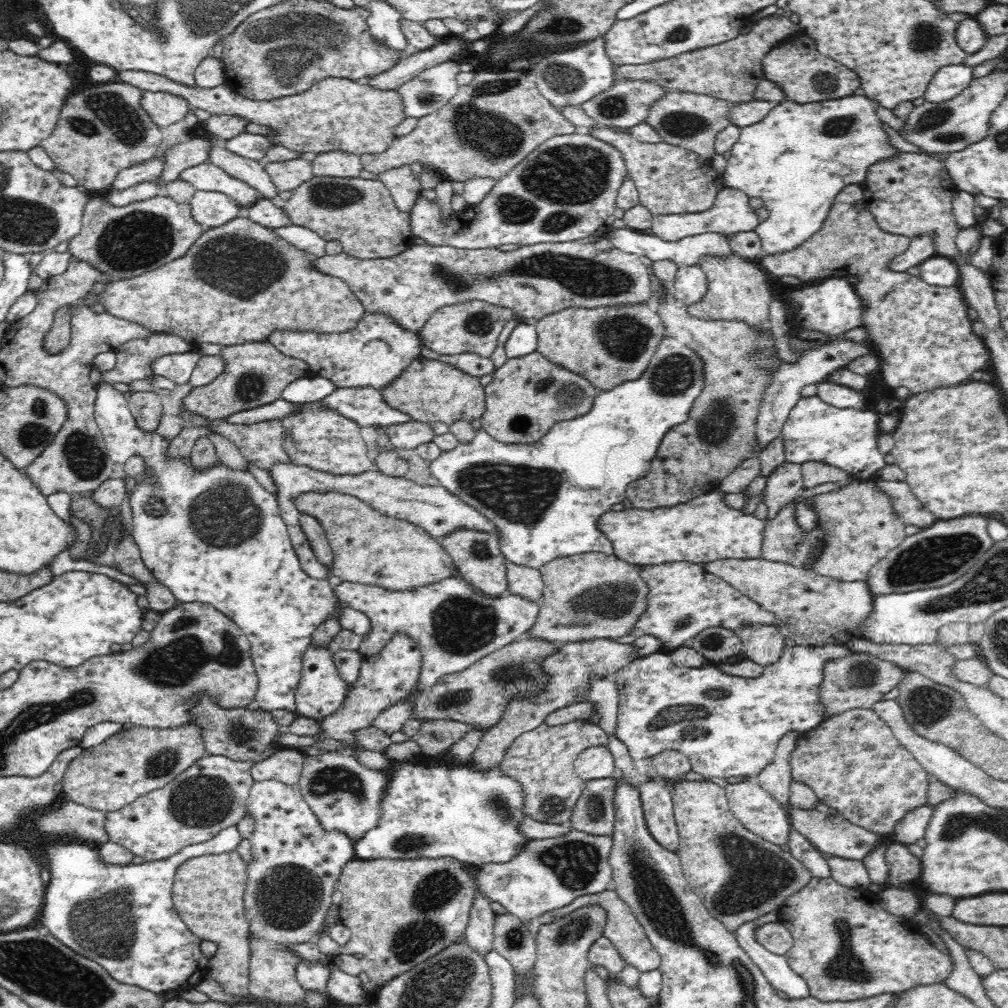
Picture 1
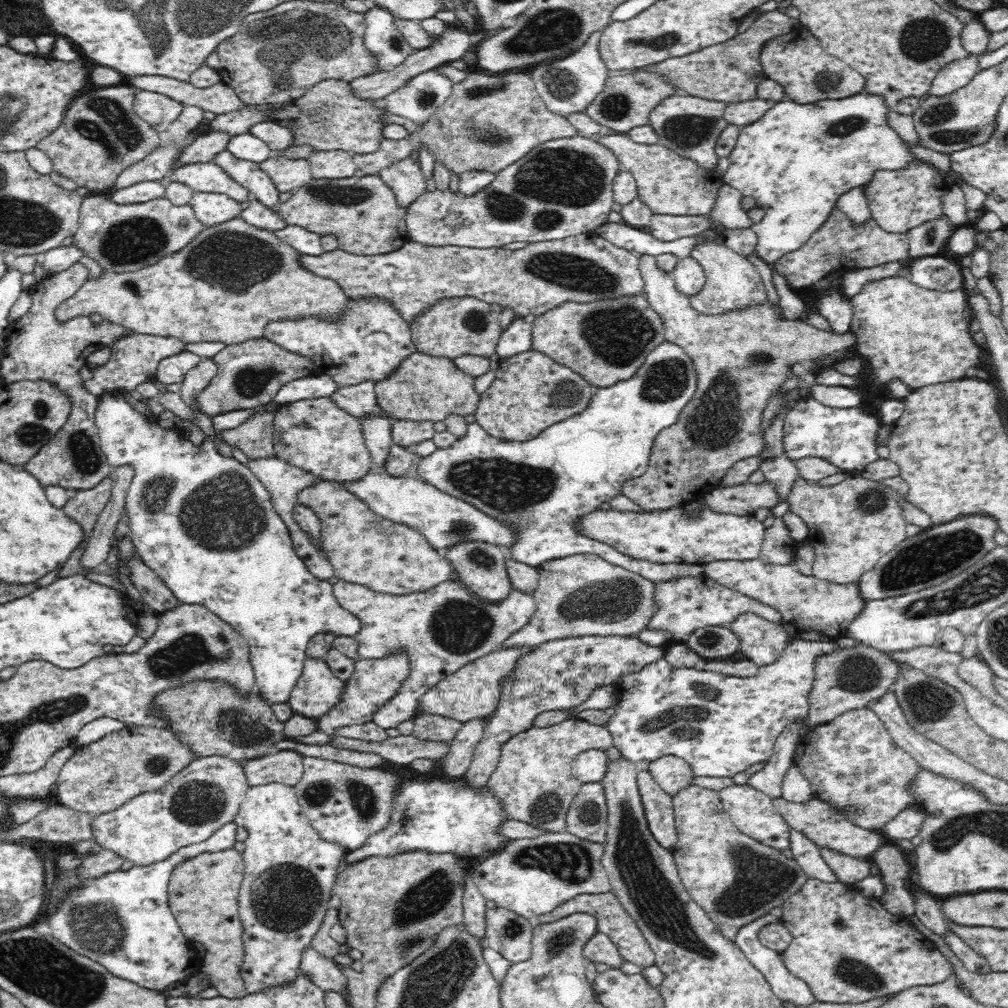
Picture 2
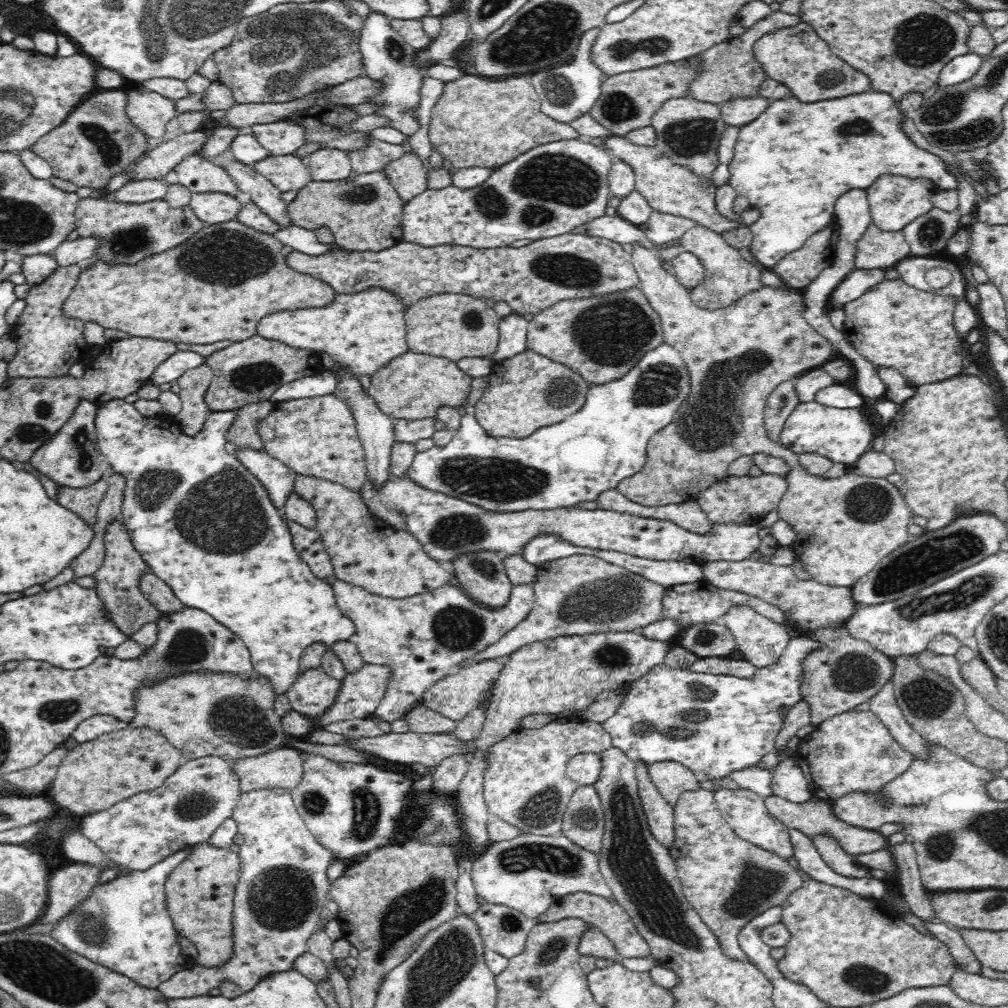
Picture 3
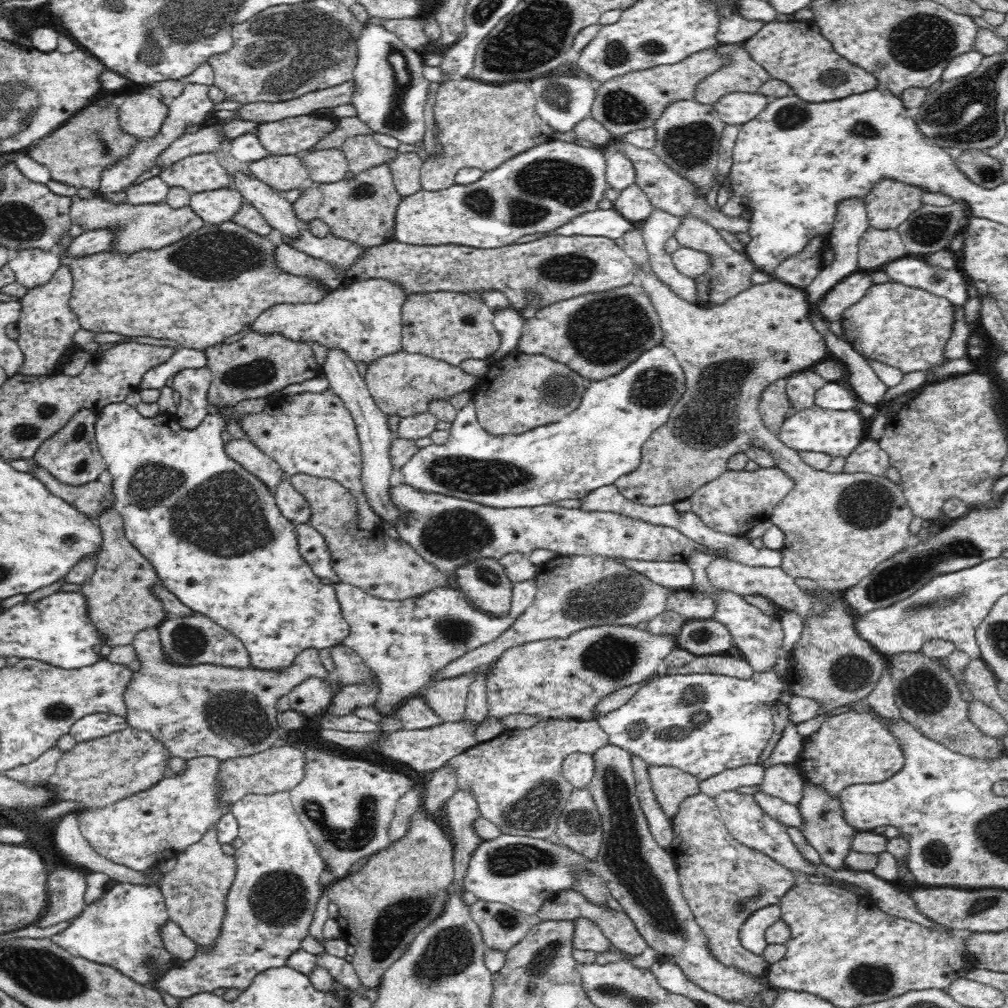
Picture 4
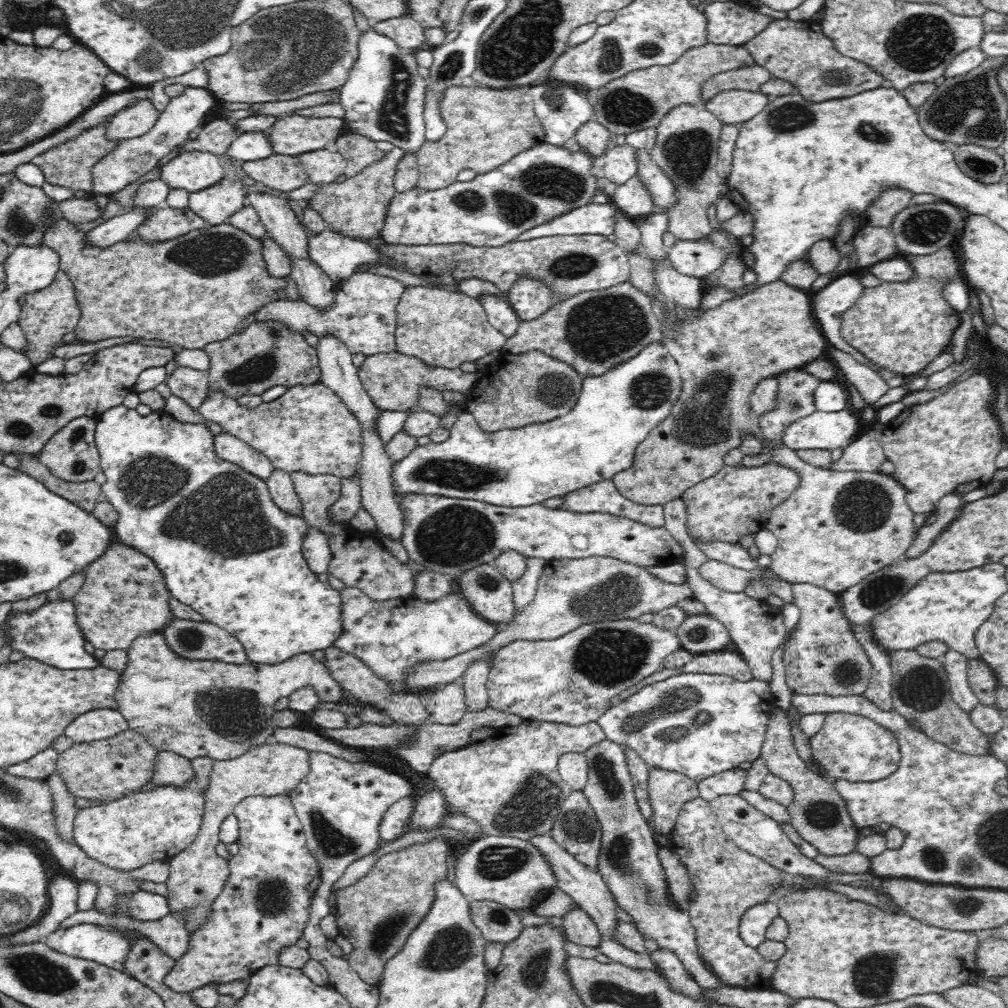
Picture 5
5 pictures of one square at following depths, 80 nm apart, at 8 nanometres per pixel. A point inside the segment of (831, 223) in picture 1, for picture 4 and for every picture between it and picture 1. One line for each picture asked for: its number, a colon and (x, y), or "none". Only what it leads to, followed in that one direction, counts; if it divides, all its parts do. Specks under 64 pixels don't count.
2: (915, 335)
3: (894, 325)
4: (907, 328)

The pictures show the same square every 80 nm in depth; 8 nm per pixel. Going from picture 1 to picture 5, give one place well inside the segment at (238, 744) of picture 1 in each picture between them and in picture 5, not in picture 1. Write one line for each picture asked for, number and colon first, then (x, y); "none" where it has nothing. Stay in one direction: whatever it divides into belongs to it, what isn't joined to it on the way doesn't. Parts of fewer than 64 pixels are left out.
2: (210, 716)
3: (202, 713)
4: (205, 710)
5: (194, 708)

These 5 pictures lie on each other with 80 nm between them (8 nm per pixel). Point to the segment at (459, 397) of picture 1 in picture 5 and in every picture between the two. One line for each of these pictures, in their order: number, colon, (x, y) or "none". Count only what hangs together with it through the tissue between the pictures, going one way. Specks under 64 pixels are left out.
2: (424, 388)
3: (414, 386)
4: (403, 384)
5: (393, 380)

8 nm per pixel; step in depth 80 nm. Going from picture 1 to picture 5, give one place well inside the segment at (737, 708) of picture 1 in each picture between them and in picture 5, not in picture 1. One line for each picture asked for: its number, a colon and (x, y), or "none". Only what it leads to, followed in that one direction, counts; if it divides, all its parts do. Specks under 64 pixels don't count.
2: (720, 725)
3: (715, 724)
4: (704, 724)
5: (697, 724)

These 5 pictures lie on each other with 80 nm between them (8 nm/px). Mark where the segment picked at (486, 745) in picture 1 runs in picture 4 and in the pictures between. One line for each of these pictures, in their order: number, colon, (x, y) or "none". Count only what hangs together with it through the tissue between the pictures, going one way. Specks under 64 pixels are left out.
2: (558, 675)
3: (563, 675)
4: (558, 678)

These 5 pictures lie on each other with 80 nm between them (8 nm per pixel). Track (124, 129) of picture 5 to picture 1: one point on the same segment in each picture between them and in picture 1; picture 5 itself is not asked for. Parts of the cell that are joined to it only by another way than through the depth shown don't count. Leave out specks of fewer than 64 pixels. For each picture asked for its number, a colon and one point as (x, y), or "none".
1: (166, 109)
2: (158, 110)
3: (151, 112)
4: (142, 113)

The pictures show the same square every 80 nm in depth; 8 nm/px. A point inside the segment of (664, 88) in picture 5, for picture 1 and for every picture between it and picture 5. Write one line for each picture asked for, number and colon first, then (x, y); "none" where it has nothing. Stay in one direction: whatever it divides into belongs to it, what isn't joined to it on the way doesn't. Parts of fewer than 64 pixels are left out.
1: (626, 103)
2: (626, 102)
3: (628, 101)
4: (634, 101)

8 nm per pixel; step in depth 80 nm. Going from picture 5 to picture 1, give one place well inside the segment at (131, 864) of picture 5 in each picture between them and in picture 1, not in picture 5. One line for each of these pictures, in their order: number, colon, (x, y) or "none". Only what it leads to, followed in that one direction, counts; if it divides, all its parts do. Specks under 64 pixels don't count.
1: (211, 795)
2: (207, 794)
3: (138, 832)
4: (140, 831)

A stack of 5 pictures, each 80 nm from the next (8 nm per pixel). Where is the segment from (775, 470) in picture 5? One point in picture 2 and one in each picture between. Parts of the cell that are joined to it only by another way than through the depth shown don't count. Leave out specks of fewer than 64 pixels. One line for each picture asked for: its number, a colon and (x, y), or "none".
2: (745, 499)
3: (732, 499)
4: (736, 500)

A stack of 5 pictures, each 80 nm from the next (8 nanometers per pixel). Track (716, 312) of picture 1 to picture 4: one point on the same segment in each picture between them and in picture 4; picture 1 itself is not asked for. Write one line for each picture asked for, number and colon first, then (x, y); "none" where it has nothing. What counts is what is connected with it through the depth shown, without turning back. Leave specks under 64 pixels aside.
2: (733, 283)
3: (728, 277)
4: (729, 274)

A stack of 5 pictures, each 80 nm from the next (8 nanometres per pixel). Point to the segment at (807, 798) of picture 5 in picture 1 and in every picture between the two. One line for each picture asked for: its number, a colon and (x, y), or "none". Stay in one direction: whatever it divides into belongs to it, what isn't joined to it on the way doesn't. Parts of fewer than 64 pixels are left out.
1: (852, 873)
2: (848, 870)
3: (837, 859)
4: (826, 830)

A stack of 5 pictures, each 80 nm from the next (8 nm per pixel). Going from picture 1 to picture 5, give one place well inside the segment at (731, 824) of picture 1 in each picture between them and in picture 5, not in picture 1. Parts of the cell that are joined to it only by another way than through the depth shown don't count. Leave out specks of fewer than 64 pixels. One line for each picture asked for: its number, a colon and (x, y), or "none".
2: (736, 879)
3: (729, 881)
4: (724, 881)
5: (726, 881)

